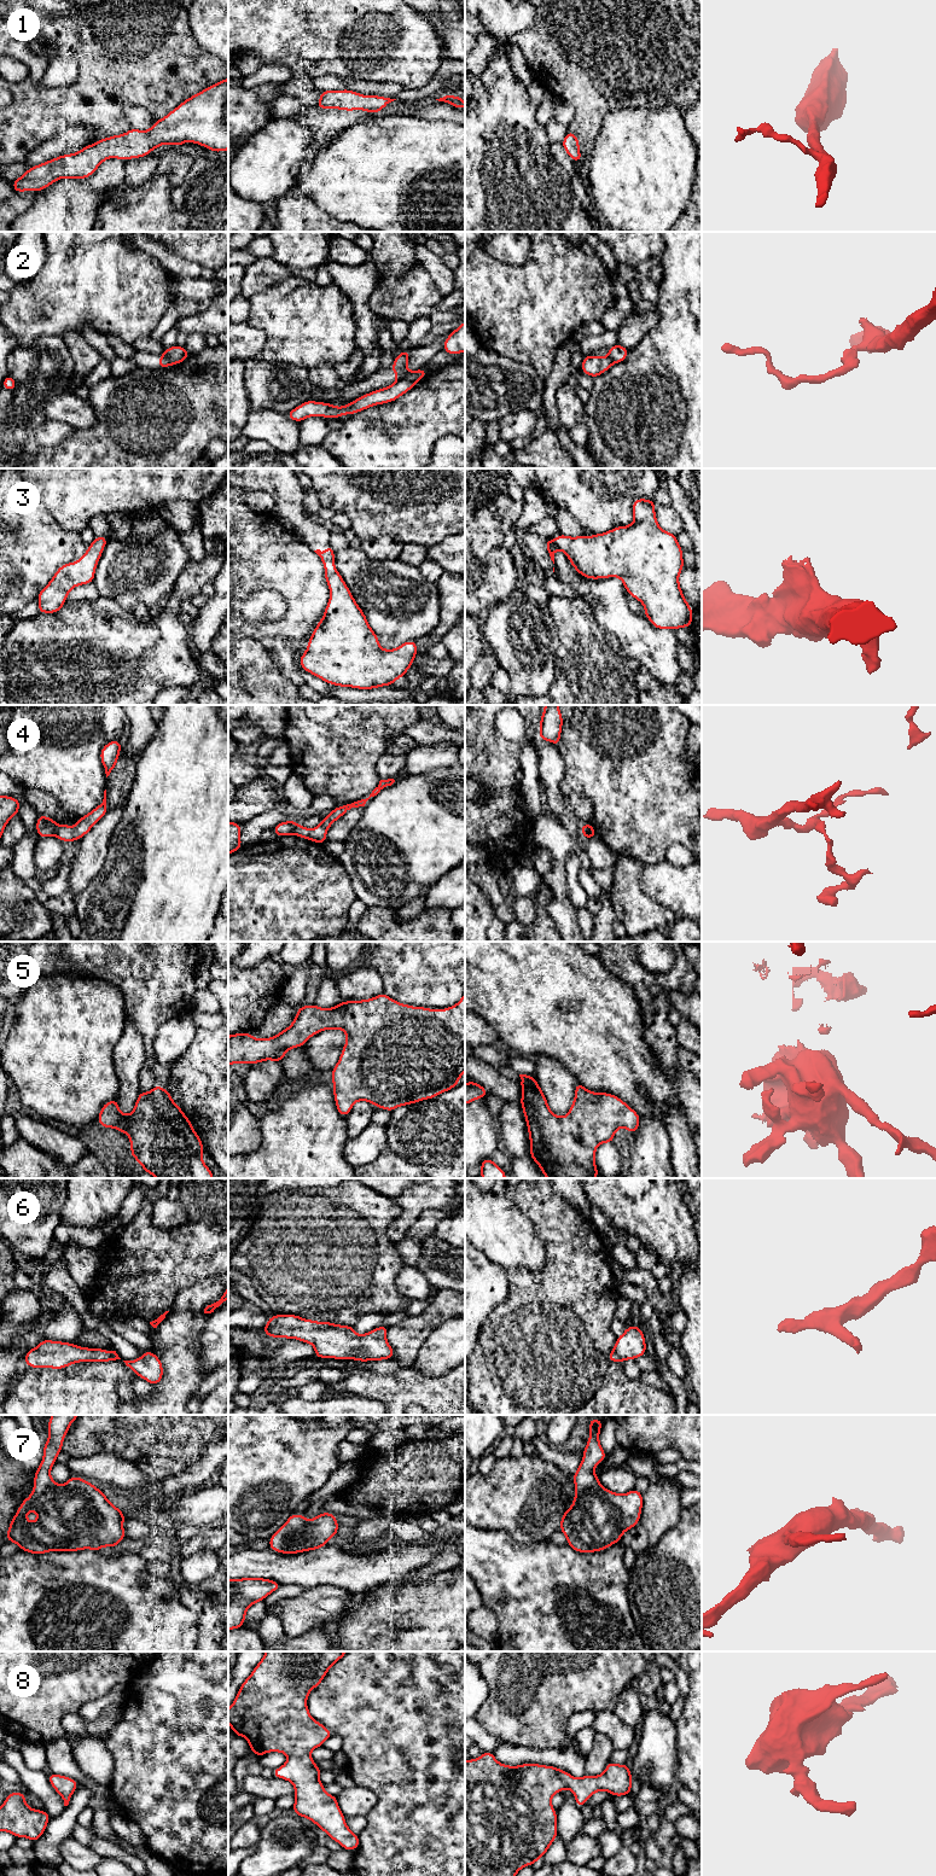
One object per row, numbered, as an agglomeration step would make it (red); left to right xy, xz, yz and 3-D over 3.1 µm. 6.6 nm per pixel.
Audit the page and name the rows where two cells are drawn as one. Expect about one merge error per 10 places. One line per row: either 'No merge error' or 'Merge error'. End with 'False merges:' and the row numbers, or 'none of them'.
1: No merge error
2: Merge error
3: No merge error
4: Merge error
5: No merge error
6: No merge error
7: No merge error
8: No merge error
False merges: 2, 4

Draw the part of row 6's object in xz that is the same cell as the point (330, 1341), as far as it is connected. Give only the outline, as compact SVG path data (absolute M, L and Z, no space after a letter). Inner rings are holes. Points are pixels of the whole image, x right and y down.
M273 1315L266 1323L263 1333L271 1338L296 1339L314 1346L316 1358L355 1359L359 1362L393 1359L394 1348L388 1344L388 1326L380 1326L366 1334L357 1335L353 1326L318 1322L297 1315Z

